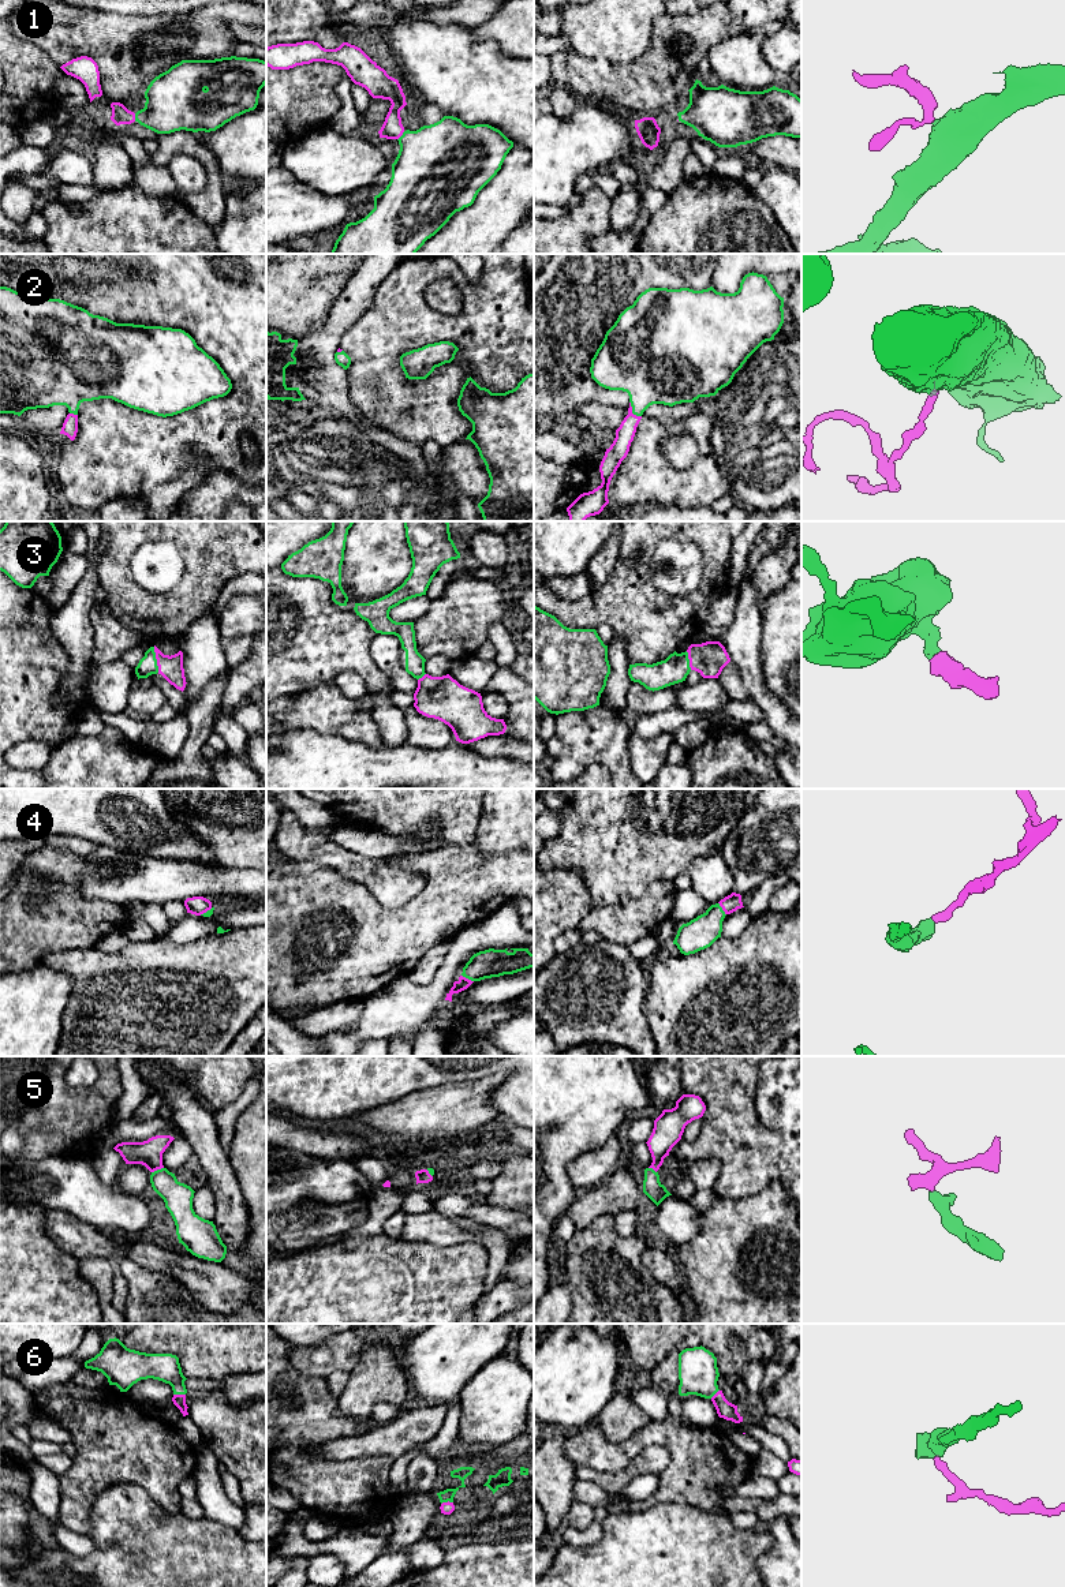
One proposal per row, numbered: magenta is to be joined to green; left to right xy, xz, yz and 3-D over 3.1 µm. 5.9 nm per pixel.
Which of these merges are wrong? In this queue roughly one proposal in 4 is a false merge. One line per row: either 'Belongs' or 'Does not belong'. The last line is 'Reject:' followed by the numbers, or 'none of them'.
1: Belongs
2: Belongs
3: Belongs
4: Belongs
5: Belongs
6: Belongs
Reject: none of them

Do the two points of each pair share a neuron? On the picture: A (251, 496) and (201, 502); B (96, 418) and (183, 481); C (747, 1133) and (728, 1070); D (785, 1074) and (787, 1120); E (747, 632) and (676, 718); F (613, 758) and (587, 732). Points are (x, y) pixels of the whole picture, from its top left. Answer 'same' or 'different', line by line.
A: same
B: different
C: same
D: same
E: different
F: same

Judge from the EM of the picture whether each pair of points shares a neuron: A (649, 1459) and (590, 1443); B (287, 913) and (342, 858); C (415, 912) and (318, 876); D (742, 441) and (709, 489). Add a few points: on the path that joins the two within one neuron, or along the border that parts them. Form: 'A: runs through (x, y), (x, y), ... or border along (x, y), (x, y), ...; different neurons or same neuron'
A: border along (669, 1452), (647, 1445), (624, 1468), (611, 1473); different neurons
B: border along (299, 861), (318, 861), (359, 884); different neurons
C: runs through (391, 917), (361, 917), (343, 899); same neuron
D: border along (712, 440), (716, 461), (731, 491); different neurons

